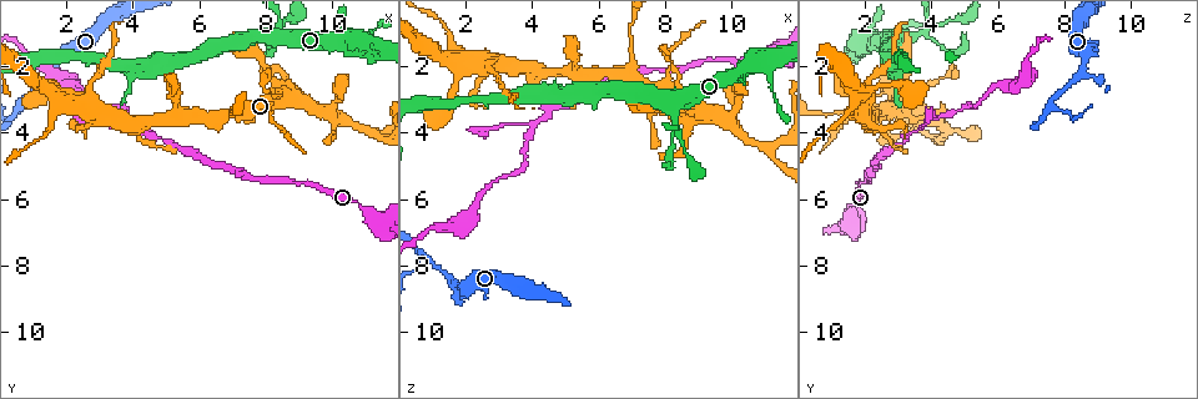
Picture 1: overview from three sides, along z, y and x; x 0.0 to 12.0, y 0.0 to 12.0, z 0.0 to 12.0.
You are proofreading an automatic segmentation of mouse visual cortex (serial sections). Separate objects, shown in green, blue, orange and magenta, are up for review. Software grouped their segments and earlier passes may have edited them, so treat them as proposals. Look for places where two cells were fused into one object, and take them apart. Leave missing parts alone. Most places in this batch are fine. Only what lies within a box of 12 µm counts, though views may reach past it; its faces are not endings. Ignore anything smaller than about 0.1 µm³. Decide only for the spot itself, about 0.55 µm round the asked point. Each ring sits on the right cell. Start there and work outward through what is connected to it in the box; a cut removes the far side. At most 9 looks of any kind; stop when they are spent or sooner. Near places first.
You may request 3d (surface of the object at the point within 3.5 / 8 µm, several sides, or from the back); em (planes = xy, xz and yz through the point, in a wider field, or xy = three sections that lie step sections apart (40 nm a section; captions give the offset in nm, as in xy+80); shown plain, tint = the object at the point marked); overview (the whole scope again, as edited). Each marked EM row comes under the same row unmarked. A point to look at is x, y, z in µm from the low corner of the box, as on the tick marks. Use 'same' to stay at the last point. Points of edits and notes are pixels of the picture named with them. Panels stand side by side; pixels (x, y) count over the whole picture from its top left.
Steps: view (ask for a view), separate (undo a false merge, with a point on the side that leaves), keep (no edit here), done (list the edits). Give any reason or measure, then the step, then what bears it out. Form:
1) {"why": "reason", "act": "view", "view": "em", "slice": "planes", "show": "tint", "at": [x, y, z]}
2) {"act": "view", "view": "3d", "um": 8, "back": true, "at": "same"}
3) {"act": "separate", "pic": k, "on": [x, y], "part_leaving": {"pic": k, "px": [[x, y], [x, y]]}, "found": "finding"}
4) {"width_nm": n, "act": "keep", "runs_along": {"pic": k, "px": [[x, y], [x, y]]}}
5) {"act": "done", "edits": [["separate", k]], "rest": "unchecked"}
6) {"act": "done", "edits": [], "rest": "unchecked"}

{"why": "arms part here", "act": "view", "view": "3d", "um": 3.5, "at": [2.0, 3.1, 1.6]}

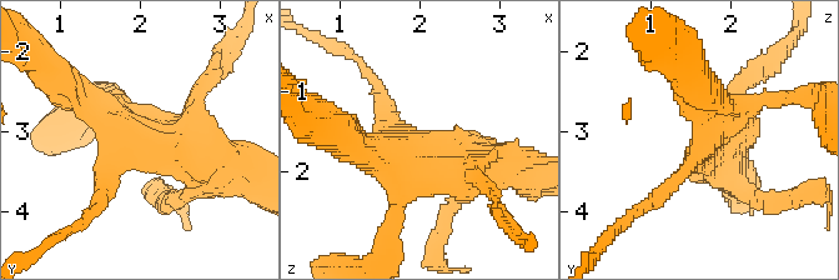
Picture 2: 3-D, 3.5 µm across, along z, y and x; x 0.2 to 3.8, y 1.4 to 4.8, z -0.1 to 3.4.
{"arms": 4, "arm_widths_nm": [200, 250, 300, 450], "act": "view", "view": "em", "slice": "xy", "step": 1, "show": "tint", "at": [2.00, 3.20, 1.65]}

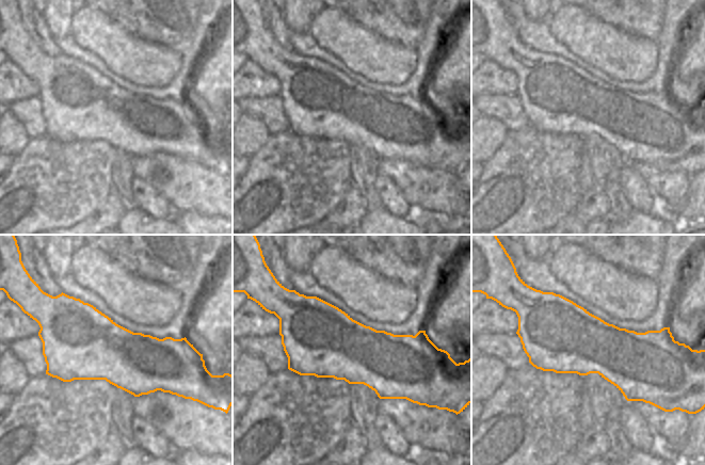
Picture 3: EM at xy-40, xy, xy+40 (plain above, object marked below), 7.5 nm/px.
{"act": "keep", "runs_along": {"pic": 2, "px": [[215, 163], [124, 146], [78, 96]]}, "found": "one cell here"}

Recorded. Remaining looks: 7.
{"why": "sudden change in width", "act": "view", "view": "3d", "um": 3.5, "at": [6.9, 3.4, 1.4]}

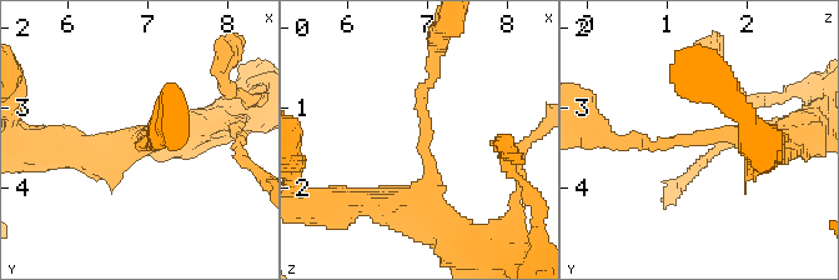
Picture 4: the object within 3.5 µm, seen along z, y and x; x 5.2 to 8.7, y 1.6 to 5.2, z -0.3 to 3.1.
{"arm_widths_nm": [150, 250], "act": "view", "view": "em", "slice": "xy", "step": 5, "show": "tint", "at": [6.95, 3.35, 1.45]}

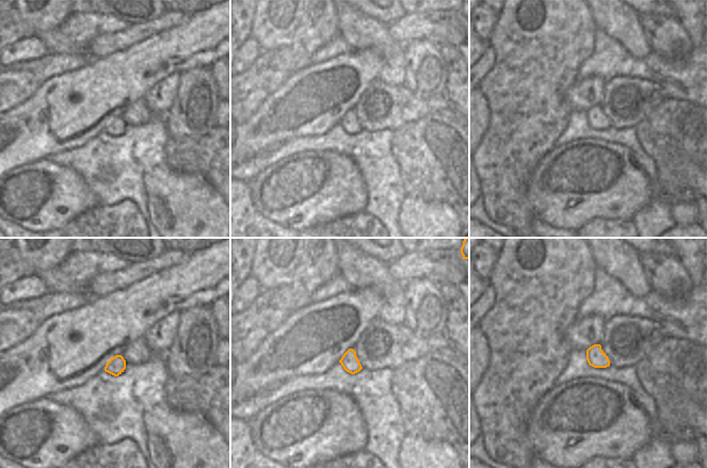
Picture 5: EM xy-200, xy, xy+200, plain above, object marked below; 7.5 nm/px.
{"why": "cut it another way", "act": "view", "view": "em", "slice": "xy", "step": 1, "show": "tint", "at": "same"}

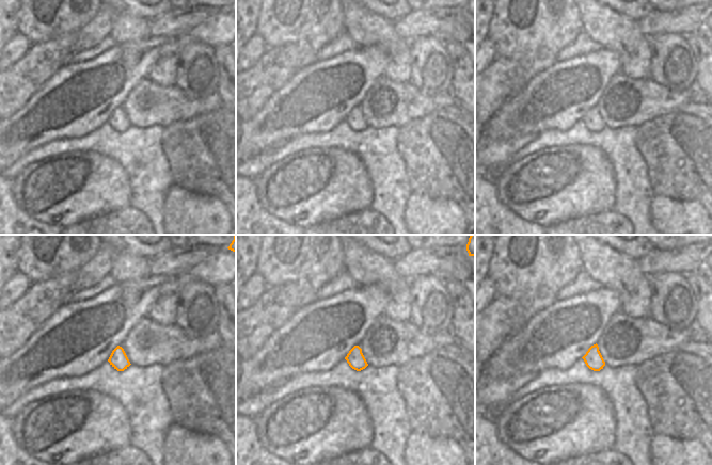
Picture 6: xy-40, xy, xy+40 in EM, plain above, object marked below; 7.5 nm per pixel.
{"width_nm": 130, "act": "keep", "runs_along": {"pic": 4, "px": [[426, 221], [422, 90], [433, 68]]}, "found": "one cell here"}

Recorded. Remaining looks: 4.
{"why": "small branch off a trunk", "act": "view", "view": "3d", "um": 3.5, "at": [8.3, 0.8, 4.0]}

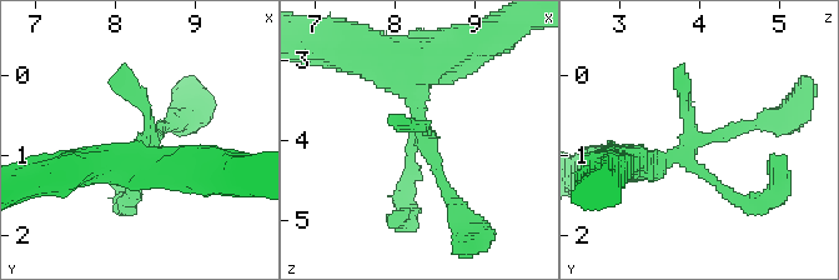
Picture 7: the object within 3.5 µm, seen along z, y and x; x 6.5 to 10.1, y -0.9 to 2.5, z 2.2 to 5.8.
{"why": "now the EM", "act": "view", "view": "em", "slice": "xy", "step": 3, "show": "tint", "at": [8.35, 0.85, 3.95]}

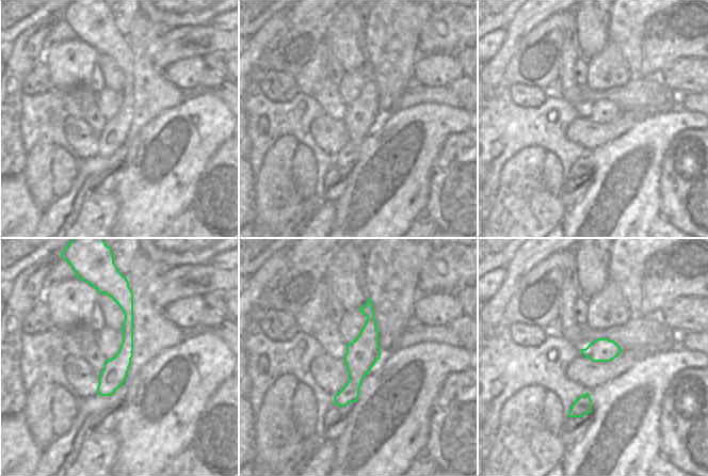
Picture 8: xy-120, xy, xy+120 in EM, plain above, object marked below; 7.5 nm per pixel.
{"act": "keep", "found": "one cell here"}

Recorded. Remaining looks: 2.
{"act": "done", "edits": [], "rest": "unchecked"}

